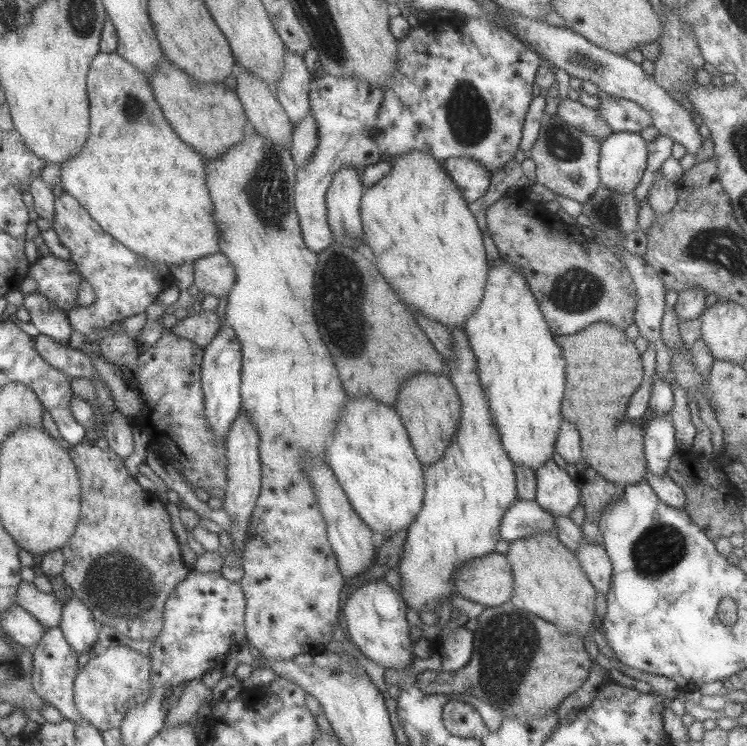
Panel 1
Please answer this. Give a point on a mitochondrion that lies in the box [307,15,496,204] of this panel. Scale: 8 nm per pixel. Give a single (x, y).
(467, 114)

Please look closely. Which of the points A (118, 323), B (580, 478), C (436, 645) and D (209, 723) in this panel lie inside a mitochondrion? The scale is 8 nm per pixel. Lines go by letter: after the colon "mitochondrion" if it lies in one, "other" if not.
A: other
B: other
C: other
D: other

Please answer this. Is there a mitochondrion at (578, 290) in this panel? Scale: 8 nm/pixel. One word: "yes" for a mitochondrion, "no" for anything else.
yes

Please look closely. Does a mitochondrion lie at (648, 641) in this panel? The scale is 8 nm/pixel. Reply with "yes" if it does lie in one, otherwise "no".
no

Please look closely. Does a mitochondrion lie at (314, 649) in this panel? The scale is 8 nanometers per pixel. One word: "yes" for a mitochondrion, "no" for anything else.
no

